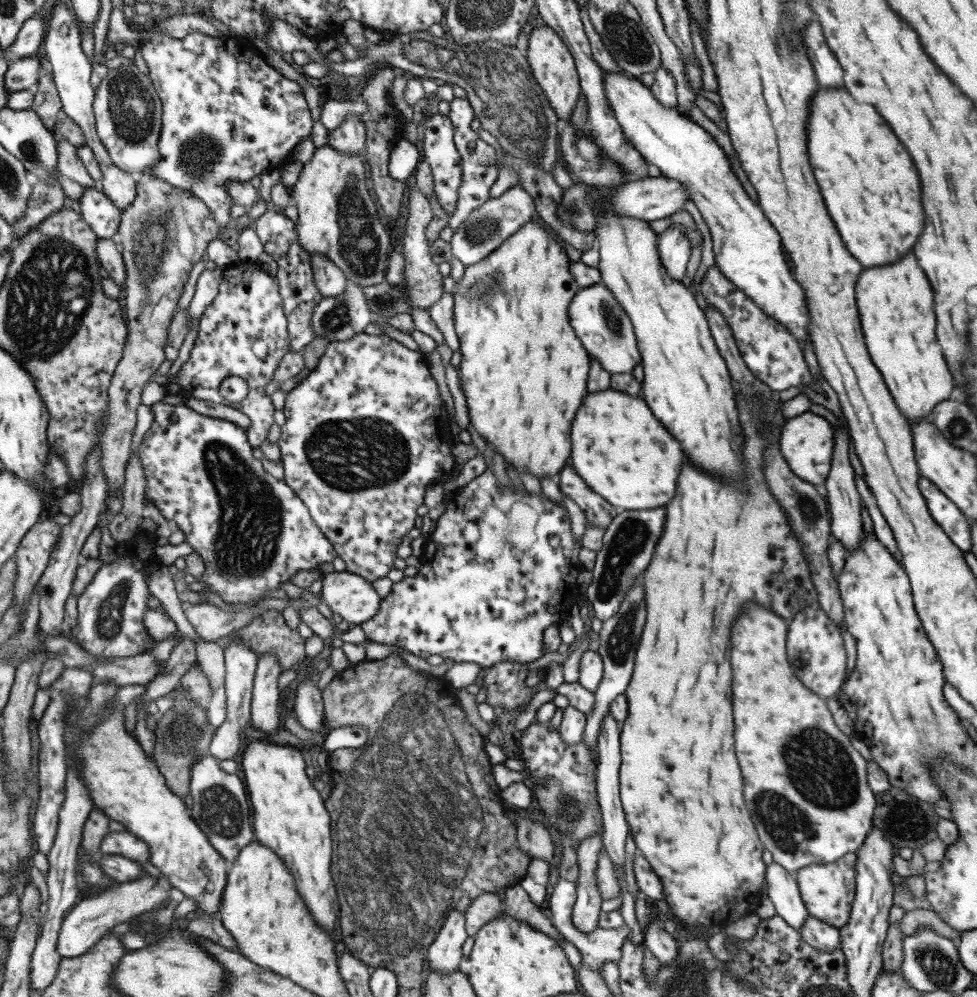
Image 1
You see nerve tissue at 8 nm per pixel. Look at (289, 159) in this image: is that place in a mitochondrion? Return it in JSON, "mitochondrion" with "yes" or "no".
{"mitochondrion":"no"}

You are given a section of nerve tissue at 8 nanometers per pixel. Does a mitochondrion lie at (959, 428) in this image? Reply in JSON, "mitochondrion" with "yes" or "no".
{"mitochondrion":"yes"}

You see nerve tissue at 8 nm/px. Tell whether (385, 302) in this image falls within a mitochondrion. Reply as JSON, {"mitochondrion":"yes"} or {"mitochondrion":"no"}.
{"mitochondrion":"yes"}

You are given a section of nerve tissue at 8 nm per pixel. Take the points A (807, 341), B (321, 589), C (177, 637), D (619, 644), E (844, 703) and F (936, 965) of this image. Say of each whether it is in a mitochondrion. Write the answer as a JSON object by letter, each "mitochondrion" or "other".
{"A":"other","B":"other","C":"other","D":"mitochondrion","E":"other","F":"mitochondrion"}

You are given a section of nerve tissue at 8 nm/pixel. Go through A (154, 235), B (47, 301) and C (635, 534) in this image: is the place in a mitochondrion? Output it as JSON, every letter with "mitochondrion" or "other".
{"A":"mitochondrion","B":"mitochondrion","C":"mitochondrion"}

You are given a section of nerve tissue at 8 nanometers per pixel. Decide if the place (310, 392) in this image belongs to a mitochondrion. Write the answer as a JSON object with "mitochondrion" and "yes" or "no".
{"mitochondrion":"no"}

